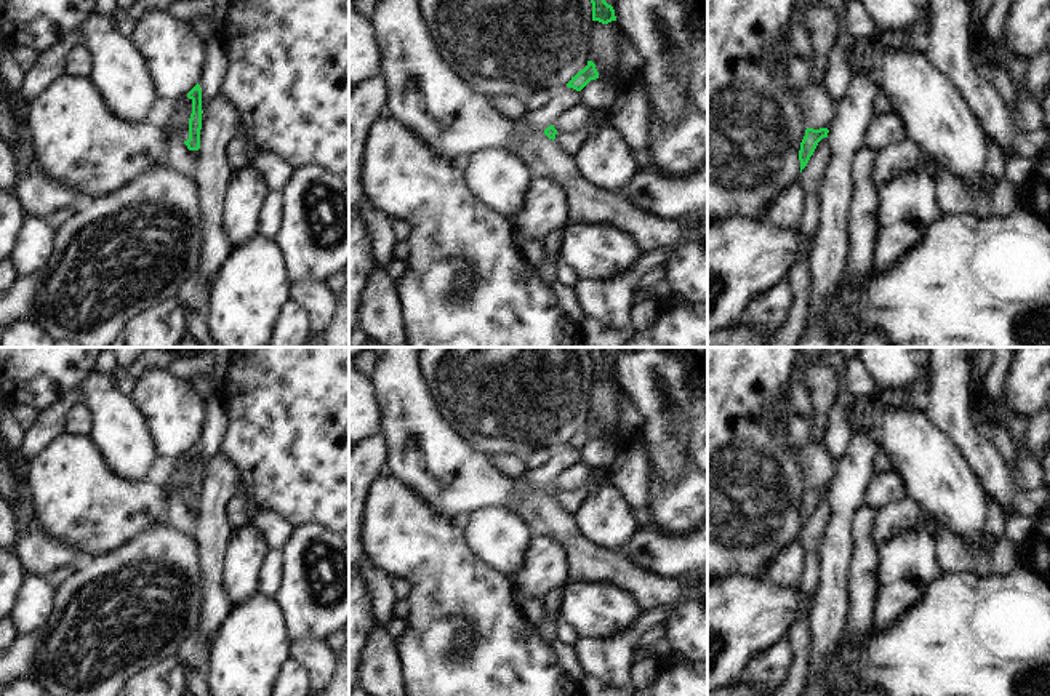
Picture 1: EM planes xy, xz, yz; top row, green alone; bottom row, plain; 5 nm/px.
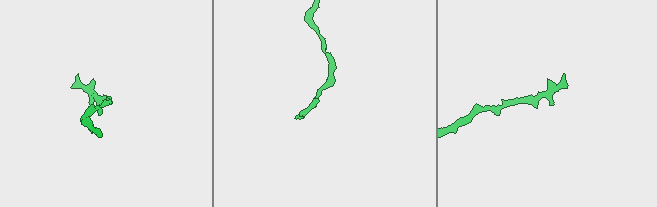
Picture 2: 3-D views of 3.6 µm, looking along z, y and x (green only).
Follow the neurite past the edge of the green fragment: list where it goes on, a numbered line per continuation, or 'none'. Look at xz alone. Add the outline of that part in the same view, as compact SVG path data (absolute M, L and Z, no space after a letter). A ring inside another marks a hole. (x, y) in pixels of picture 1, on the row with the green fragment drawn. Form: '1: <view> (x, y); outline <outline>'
1: xz (572, 143); outline M591 123L591 125L578 130L578 131L573 131L570 134L557 133L554 142L563 154L575 157L576 152L581 149L581 146L592 134L592 131L594 131L594 126Z

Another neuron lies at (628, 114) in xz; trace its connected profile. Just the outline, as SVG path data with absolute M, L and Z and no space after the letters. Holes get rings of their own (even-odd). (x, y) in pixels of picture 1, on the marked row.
M627 85L619 88L619 93L607 112L611 128L639 158L645 147L645 131L648 125L647 107L645 88Z

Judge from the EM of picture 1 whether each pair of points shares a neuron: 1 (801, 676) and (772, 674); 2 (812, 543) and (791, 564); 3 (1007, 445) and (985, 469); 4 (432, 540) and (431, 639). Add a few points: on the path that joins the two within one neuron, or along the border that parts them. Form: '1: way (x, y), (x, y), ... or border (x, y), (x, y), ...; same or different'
1: border (786, 636), (791, 666), (785, 679); different
2: border (799, 536), (804, 546), (804, 568), (797, 584); different
3: border (981, 431), (1007, 469); different
4: way (432, 564), (432, 588), (426, 594), (431, 615); same

